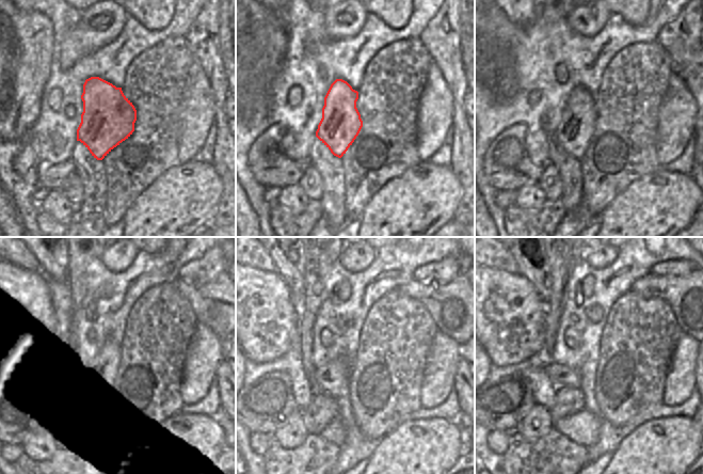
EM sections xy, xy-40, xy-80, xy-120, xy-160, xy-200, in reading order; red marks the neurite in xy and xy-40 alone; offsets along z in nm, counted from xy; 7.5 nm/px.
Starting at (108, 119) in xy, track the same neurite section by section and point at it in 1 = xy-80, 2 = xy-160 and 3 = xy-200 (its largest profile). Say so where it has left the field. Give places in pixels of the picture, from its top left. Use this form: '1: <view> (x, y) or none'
1: xy-80 (577, 125)
2: xy-160 (333, 378)
3: xy-200 (561, 376)

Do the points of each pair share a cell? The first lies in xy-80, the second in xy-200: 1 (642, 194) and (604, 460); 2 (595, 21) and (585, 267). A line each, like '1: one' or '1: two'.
1: two
2: two

